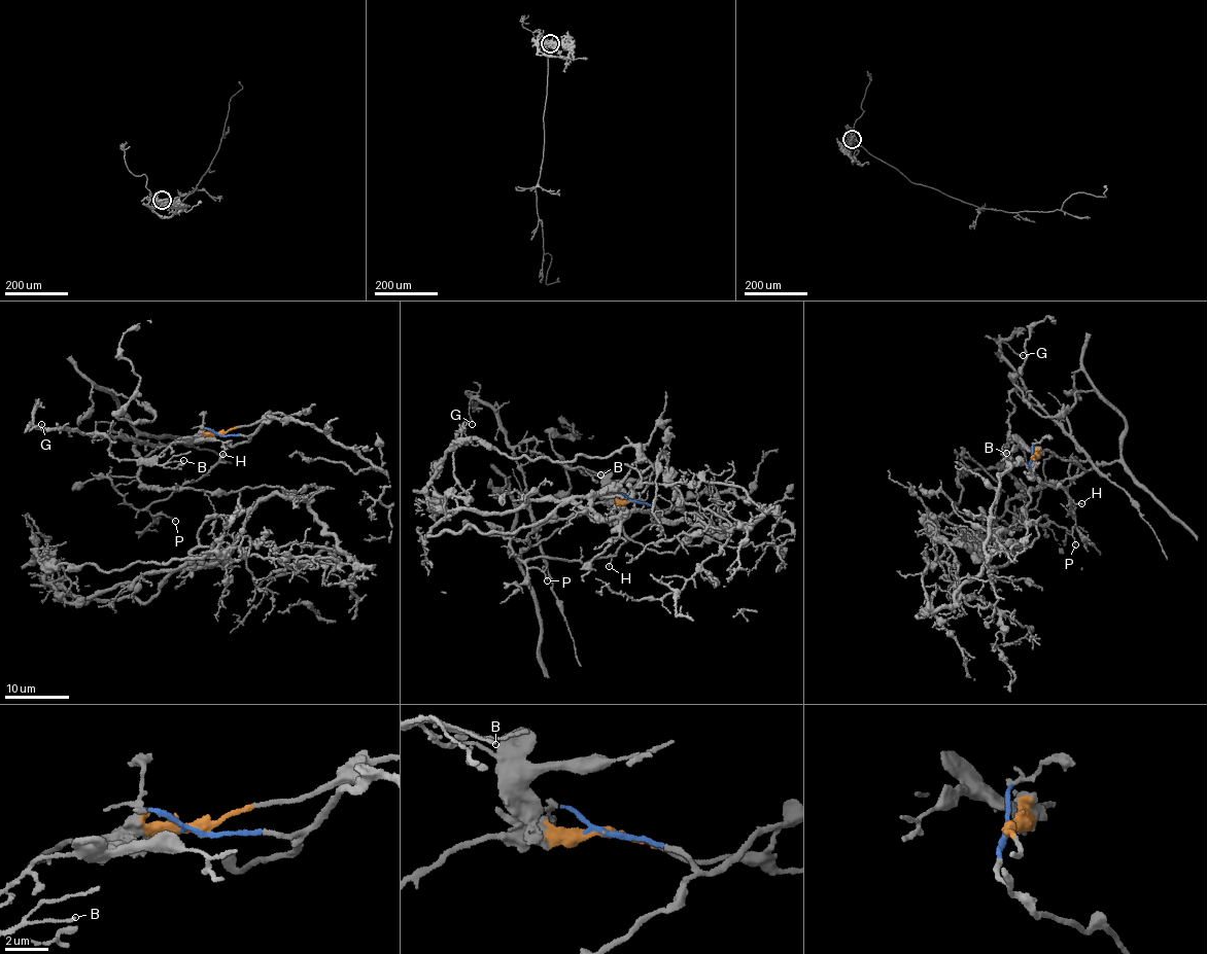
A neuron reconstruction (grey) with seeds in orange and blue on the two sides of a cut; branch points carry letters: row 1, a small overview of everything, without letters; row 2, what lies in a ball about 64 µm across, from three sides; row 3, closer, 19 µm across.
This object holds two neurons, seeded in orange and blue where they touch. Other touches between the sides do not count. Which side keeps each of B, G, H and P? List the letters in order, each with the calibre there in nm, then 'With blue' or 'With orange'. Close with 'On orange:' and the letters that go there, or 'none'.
B: Thickness 130 nm. With orange
G: Thickness 110 nm. With orange
H: Thickness 120 nm. With blue
P: Thickness 100 nm. With blue
On orange: B, G

